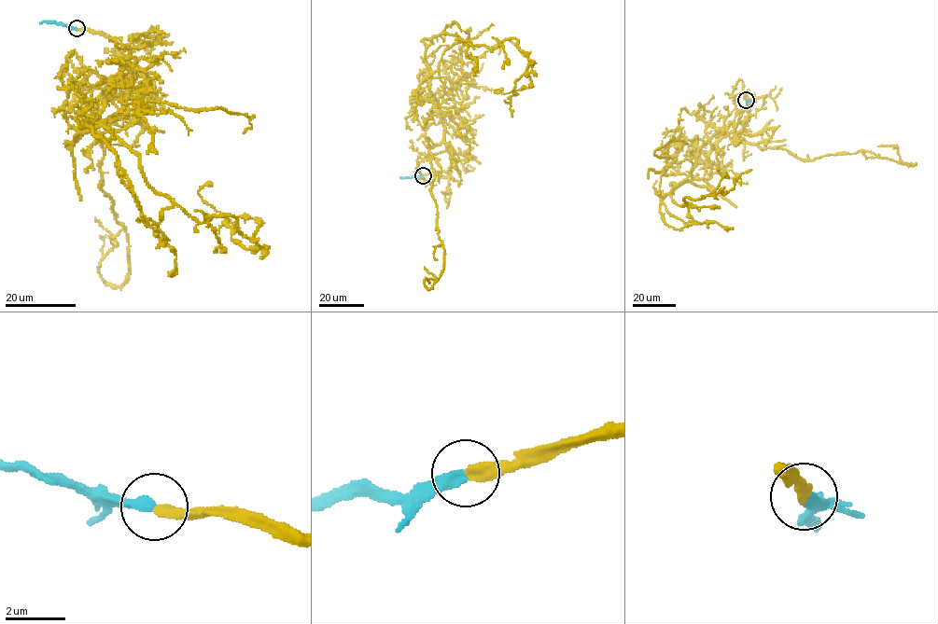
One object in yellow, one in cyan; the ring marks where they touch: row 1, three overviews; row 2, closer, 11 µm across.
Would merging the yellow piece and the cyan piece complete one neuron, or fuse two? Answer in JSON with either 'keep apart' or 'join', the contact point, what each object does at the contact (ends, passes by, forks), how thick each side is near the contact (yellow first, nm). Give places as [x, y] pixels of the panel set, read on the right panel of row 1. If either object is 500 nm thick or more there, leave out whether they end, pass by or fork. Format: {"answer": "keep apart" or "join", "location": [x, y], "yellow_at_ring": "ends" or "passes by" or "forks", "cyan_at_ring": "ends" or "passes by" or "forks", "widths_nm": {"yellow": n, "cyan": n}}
{"answer": "join", "location": [746, 100], "yellow_at_ring": "ends", "cyan_at_ring": "ends", "widths_nm": {"yellow": 360, "cyan": 360}}

